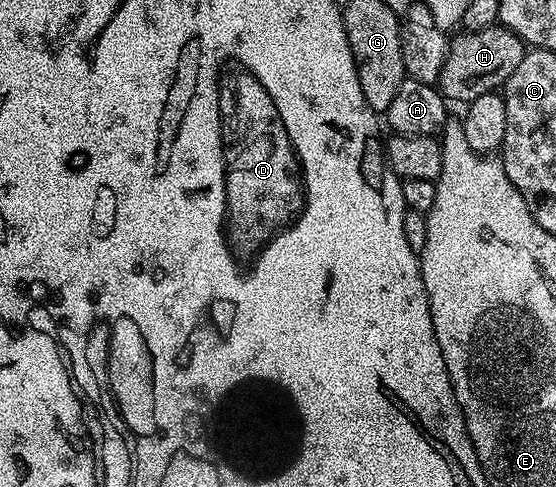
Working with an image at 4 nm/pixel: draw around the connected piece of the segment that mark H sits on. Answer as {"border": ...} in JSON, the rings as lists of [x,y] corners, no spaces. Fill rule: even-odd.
{"border":[[[501,24],[493,25],[471,33],[459,32],[459,37],[449,42],[436,85],[447,102],[463,101],[469,103],[480,99],[480,95],[501,90],[506,80],[520,67],[520,59],[528,52],[525,41],[510,29],[503,29]]]}

